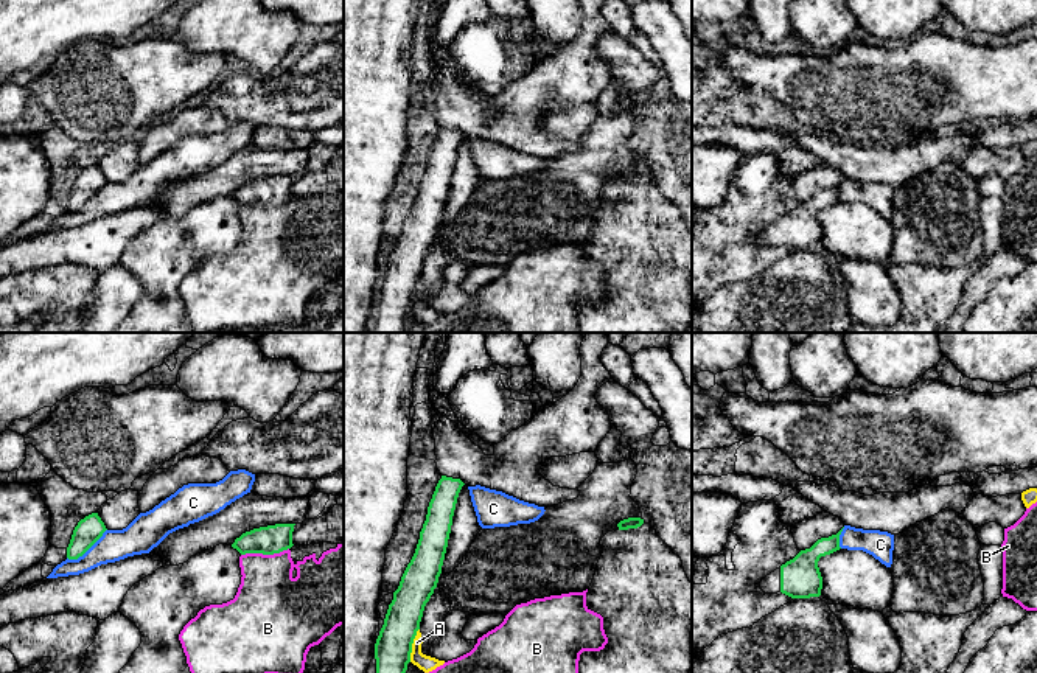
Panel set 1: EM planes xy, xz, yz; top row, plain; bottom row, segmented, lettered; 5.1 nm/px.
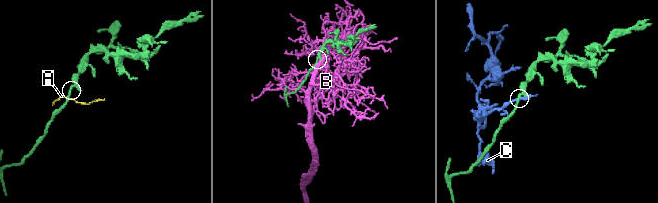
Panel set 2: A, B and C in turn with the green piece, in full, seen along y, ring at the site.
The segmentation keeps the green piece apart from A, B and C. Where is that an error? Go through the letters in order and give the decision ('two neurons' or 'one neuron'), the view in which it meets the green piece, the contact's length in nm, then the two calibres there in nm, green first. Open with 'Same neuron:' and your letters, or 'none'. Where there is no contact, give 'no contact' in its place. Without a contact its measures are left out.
Same neuron: none
A: two neurons; meets green in xz; contact 180 nm long; 190 nm thick on the green side, 80 nm on the other
B: two neurons; meets green in xy; contact 260 nm long; 150 nm thick on the green side, 360 nm on the other
C: two neurons; meets green in xy; contact 260 nm long; 140 nm thick on the green side, 160 nm on the other

